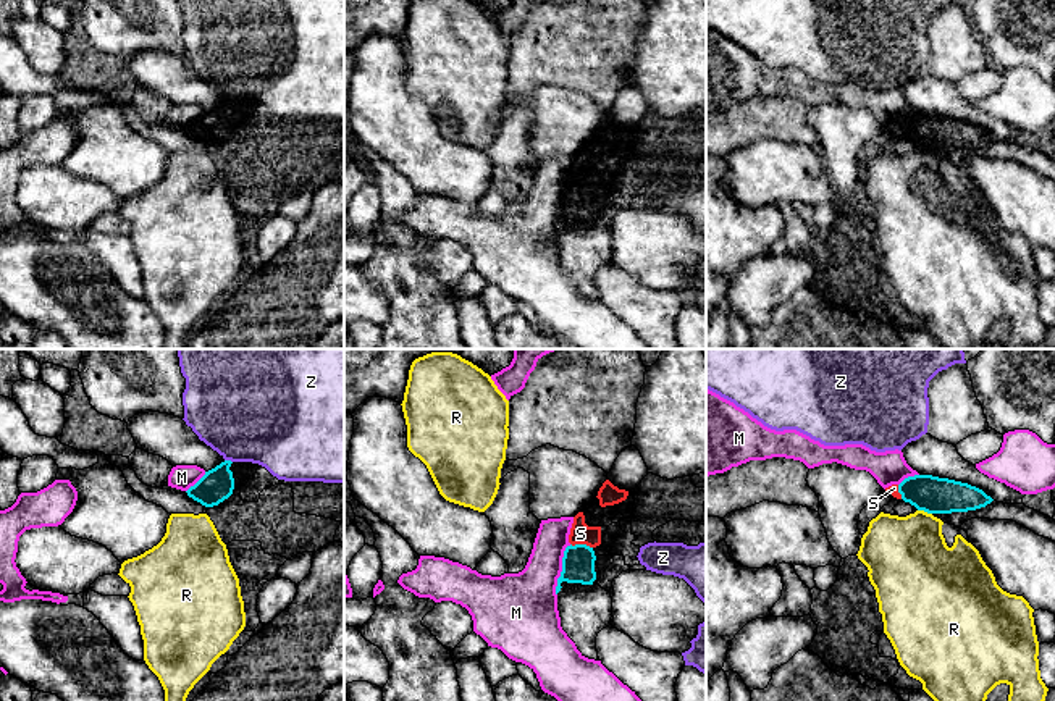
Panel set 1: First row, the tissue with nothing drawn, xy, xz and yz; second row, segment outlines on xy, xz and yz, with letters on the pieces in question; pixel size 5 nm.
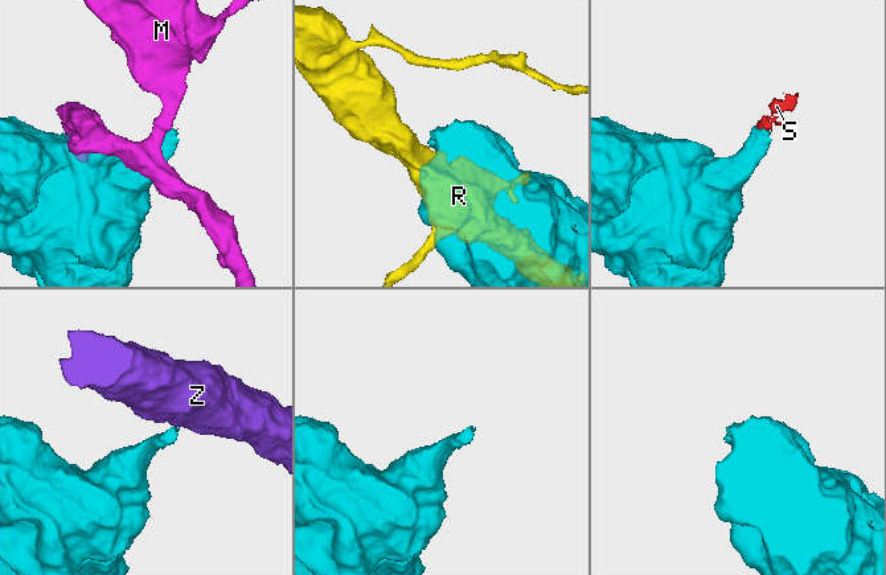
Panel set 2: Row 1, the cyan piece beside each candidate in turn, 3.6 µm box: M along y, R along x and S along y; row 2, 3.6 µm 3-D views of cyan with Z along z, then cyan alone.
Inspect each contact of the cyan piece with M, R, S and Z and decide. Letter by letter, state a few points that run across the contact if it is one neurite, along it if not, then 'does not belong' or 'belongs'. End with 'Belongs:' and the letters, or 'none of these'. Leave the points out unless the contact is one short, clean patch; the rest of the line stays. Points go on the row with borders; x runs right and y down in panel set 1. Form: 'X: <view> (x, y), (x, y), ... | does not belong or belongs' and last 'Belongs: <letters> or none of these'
M: does not belong
R: yz (918, 509), (931, 514) | does not belong
S: xz (579, 561), (582, 545), (580, 533) | belongs
Z: xy (225, 459), (231, 462) | does not belong
Belongs: S

